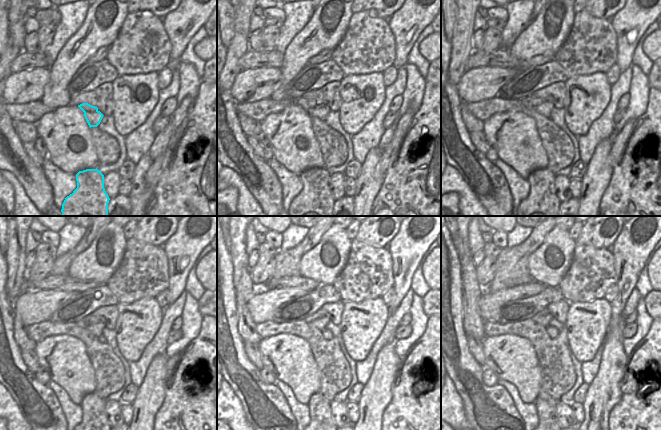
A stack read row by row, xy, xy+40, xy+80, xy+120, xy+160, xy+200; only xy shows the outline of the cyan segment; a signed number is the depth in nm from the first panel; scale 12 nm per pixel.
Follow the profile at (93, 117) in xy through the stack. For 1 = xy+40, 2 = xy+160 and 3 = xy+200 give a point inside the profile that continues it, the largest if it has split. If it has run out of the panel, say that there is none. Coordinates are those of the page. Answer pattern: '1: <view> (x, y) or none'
1: xy+40 (320, 111)
2: xy+160 (319, 319)
3: xy+200 (543, 317)

